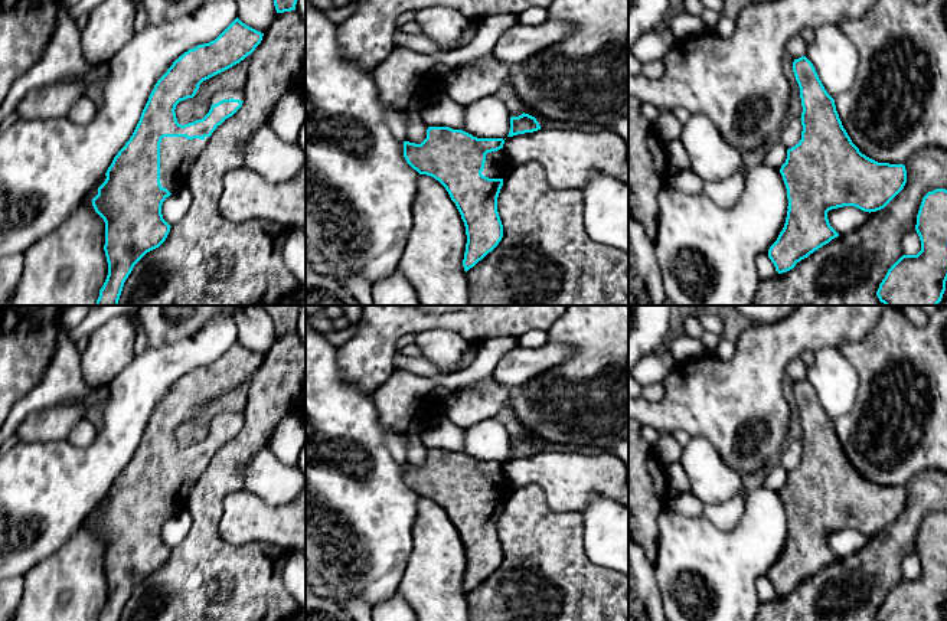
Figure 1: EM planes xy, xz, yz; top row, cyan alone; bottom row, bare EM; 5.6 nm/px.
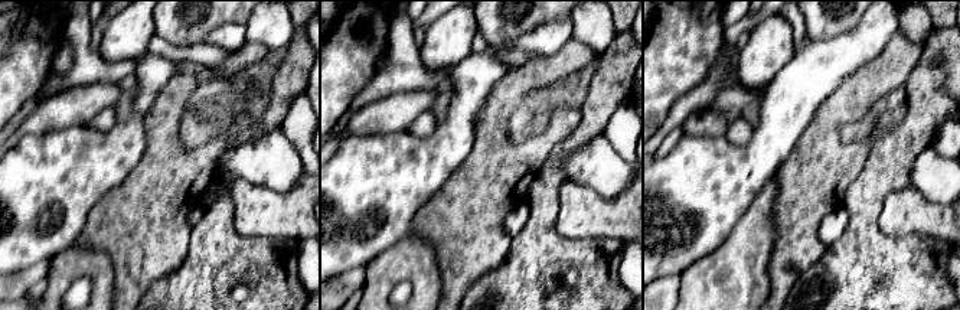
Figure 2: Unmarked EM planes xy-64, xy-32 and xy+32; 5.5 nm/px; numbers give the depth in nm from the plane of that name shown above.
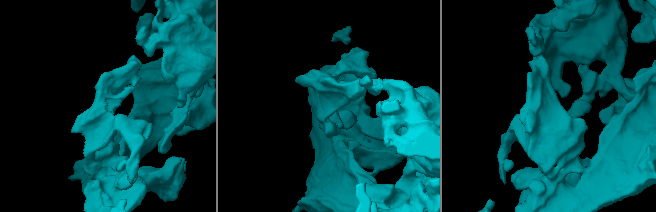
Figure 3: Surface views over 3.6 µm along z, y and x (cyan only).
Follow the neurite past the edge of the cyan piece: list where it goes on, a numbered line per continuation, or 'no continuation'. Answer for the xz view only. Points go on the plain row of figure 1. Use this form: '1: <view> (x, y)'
1: xz (496, 489)

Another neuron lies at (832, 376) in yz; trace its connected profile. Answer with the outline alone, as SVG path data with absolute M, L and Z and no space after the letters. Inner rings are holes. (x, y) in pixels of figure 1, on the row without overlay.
M836 347L814 350L814 362L807 367L806 380L833 422L853 408L859 376Z

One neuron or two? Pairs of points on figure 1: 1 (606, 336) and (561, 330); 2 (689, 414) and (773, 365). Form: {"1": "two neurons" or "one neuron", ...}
{"1": "one neuron", "2": "one neuron"}

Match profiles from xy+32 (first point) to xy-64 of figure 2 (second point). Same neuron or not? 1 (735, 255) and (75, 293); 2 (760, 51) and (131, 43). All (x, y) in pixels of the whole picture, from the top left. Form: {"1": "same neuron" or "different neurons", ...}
{"1": "different neurons", "2": "same neuron"}

